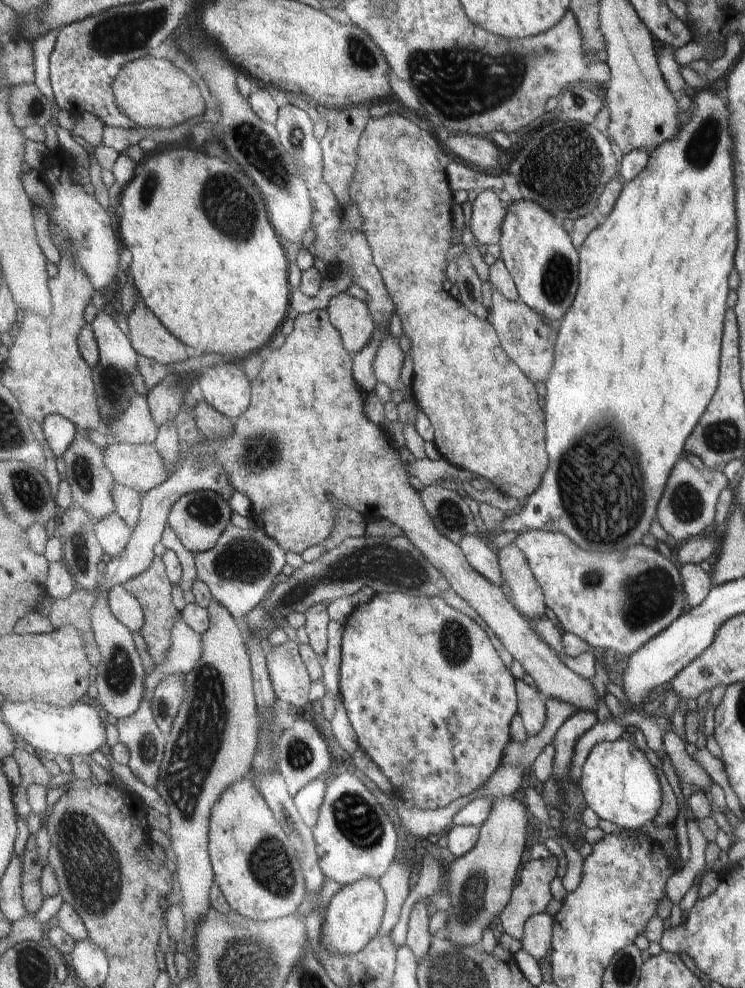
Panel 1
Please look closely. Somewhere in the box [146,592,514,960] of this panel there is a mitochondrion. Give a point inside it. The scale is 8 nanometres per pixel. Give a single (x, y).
(200, 737)

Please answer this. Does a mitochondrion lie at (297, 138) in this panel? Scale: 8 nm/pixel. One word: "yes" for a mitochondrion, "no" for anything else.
yes

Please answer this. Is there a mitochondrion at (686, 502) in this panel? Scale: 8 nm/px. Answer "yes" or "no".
yes

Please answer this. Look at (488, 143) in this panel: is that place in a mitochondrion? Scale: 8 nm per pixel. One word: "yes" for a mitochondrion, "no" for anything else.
no

